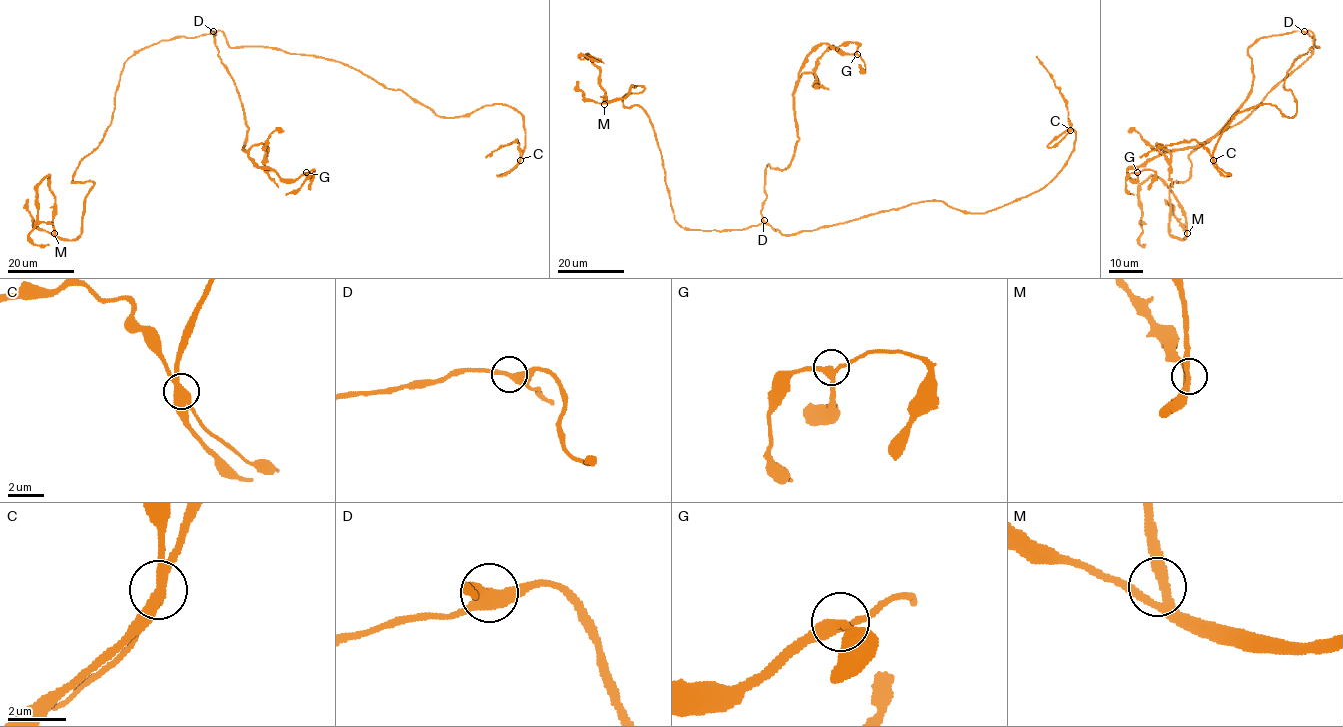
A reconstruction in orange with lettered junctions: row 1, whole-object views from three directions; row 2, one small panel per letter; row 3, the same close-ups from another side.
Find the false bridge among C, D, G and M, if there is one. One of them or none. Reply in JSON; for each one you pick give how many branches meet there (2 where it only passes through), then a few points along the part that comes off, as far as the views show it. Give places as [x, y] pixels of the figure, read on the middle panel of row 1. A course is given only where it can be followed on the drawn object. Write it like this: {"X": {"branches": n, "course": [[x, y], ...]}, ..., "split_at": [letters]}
{"split_at": []}

